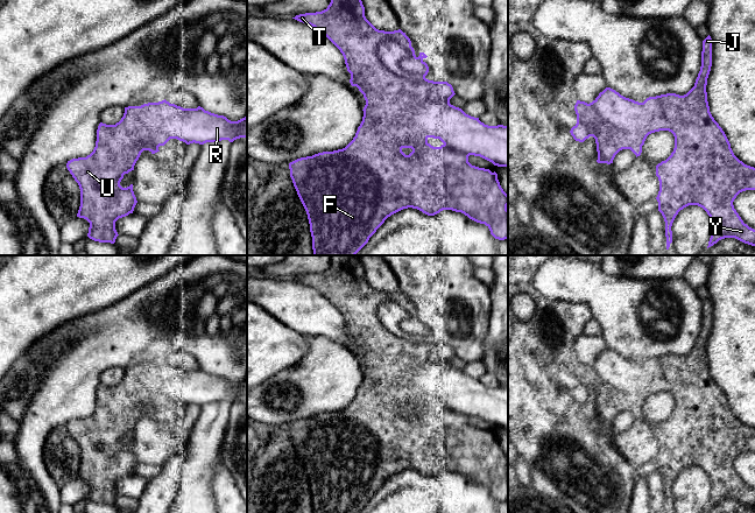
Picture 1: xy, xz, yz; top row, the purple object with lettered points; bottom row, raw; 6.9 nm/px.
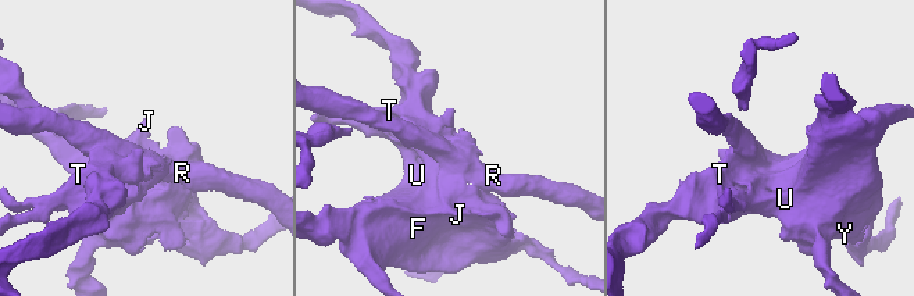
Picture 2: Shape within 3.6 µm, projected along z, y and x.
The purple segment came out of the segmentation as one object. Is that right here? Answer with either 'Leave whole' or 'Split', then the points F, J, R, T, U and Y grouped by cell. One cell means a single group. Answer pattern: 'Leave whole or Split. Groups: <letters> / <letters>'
Split. Groups: F J T U Y / R

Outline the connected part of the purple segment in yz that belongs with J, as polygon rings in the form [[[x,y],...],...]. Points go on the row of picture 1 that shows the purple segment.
[[[712,38],[703,41],[701,66],[694,86],[684,96],[666,93],[649,97],[643,101],[648,114],[648,125],[636,132],[623,132],[601,119],[593,103],[577,100],[574,111],[577,124],[570,133],[576,141],[584,142],[590,136],[595,139],[598,163],[613,163],[615,155],[622,149],[630,149],[636,157],[642,153],[647,136],[659,131],[669,131],[675,136],[671,155],[656,166],[659,191],[656,197],[658,211],[665,222],[666,250],[672,243],[672,223],[680,210],[689,205],[703,208],[711,218],[712,230],[708,247],[725,238],[735,238],[755,246],[755,230],[743,223],[733,202],[746,190],[755,190],[755,168],[745,164],[733,153],[731,143],[710,112],[707,101],[707,78],[712,66]]]

